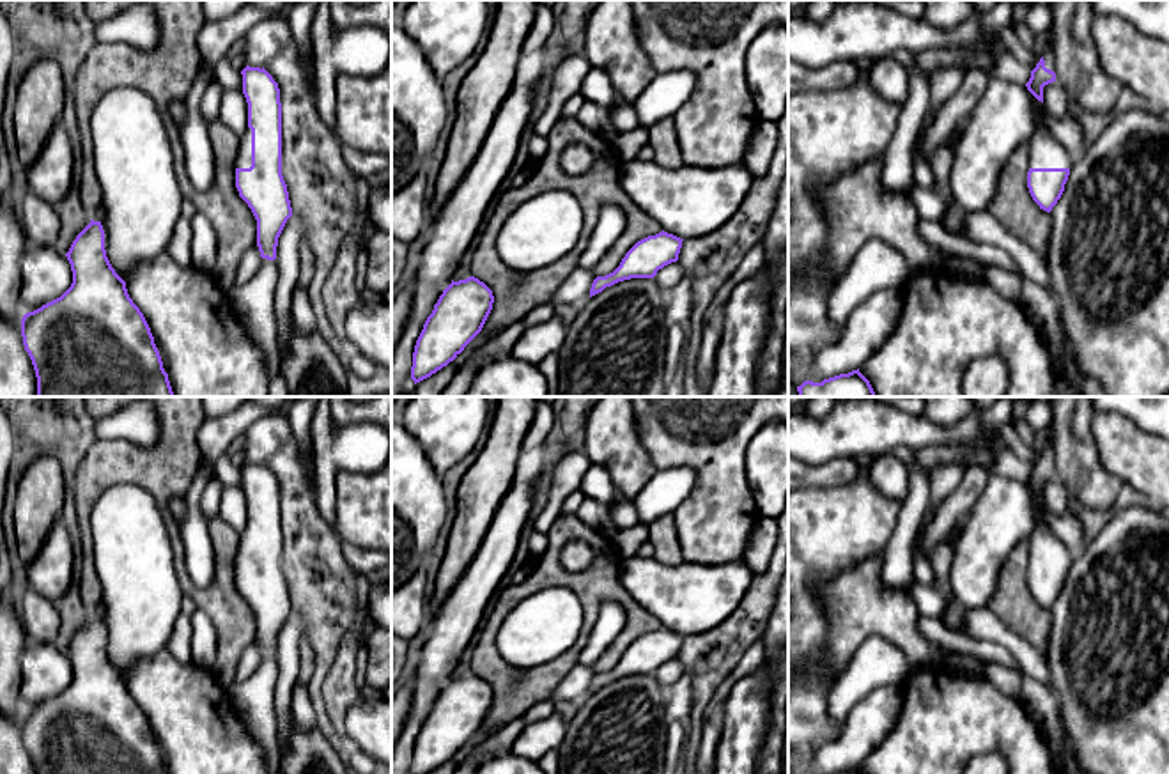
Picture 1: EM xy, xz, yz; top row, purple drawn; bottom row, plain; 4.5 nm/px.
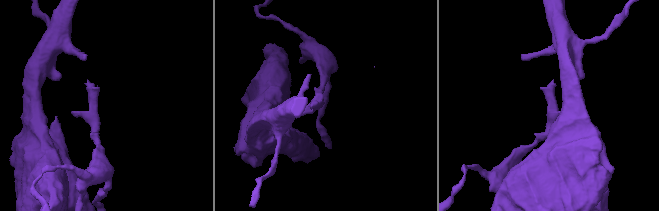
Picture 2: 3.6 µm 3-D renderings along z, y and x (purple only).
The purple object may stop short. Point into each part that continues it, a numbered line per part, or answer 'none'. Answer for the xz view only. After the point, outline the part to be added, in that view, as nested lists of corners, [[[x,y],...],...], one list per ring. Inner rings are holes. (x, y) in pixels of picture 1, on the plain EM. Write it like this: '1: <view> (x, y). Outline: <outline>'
none

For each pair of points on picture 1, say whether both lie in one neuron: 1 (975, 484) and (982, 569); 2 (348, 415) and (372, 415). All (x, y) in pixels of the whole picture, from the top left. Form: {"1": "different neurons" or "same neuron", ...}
{"1": "different neurons", "2": "same neuron"}

